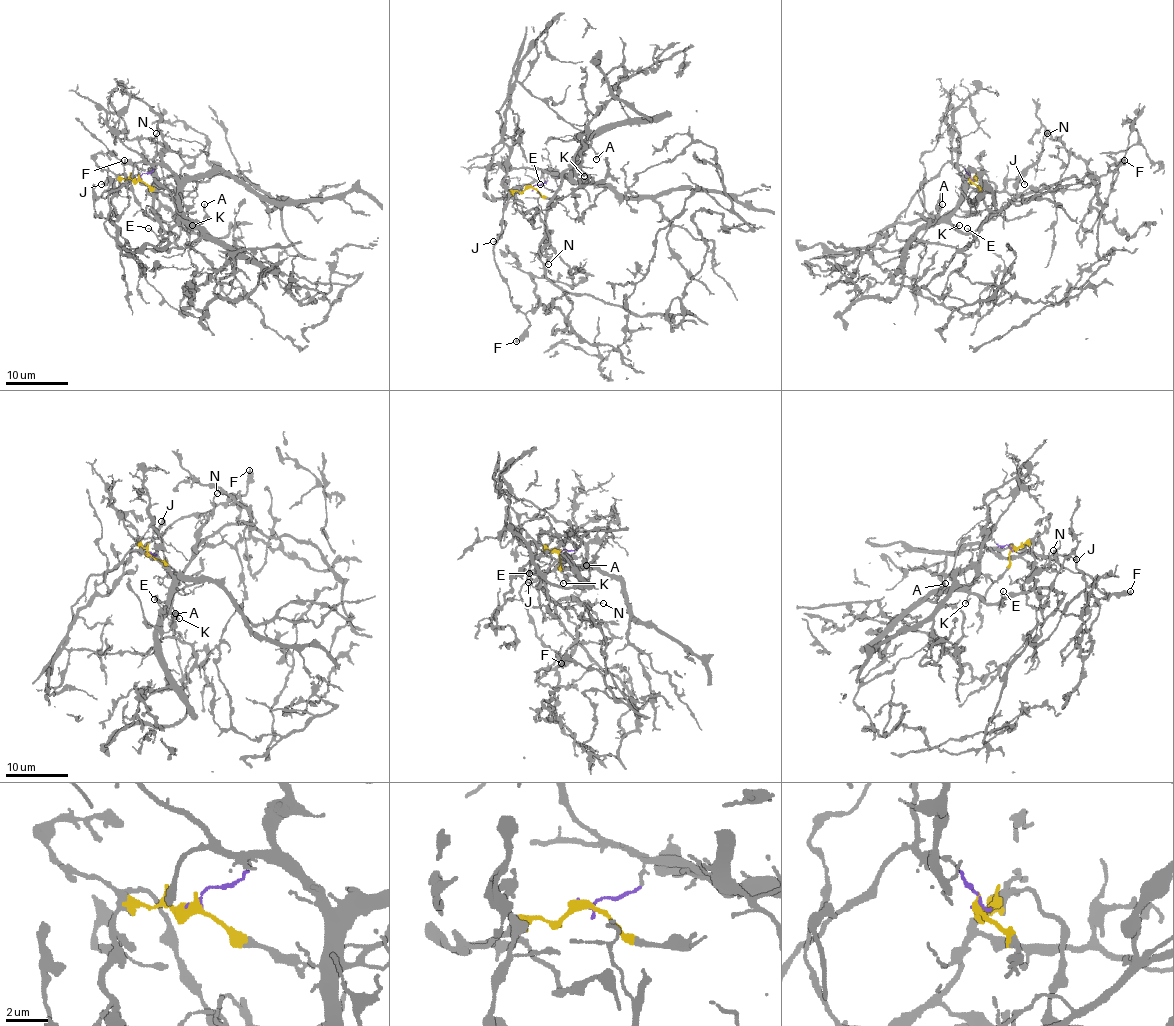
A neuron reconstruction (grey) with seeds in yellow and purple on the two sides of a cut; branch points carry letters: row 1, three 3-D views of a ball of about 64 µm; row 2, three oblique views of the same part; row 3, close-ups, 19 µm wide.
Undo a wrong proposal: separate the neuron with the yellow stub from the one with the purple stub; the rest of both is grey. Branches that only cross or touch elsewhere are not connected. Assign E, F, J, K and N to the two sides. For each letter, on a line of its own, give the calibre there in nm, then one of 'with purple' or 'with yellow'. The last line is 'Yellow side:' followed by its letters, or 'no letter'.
E: 140 nm | with purple
F: 280 nm | with yellow
J: 160 nm | with yellow
K: 80 nm | with purple
N: 110 nm | with purple
Yellow side: F, J

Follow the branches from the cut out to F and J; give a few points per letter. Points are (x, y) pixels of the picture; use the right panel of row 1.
F: (970, 178), (975, 178), (970, 185), (983, 191), (1037, 195), (1081, 189), (1125, 160)
J: (970, 178), (975, 178), (970, 185), (983, 191), (1001, 191), (1012, 180), (1022, 180), (1025, 185)

